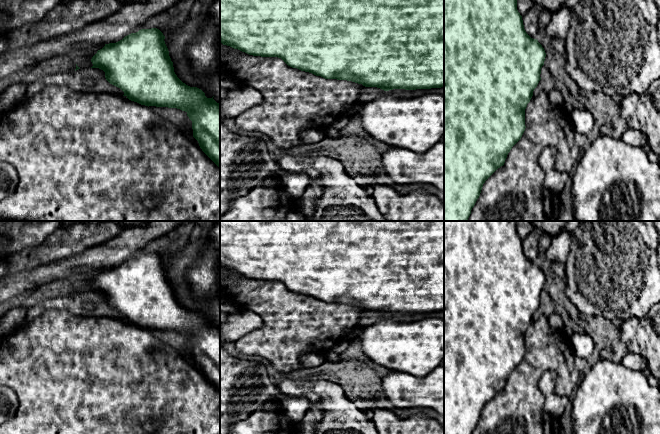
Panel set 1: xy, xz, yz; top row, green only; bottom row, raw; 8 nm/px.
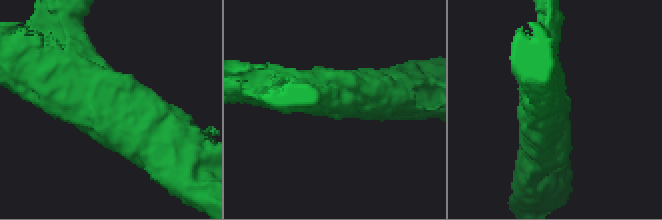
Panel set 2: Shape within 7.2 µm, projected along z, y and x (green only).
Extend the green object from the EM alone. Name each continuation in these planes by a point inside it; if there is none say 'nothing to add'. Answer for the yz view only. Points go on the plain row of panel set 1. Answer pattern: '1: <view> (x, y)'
nothing to add

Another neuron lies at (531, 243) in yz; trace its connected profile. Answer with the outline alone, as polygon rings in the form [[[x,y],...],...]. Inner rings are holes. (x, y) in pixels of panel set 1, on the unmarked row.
[[[534,229],[523,241],[523,249],[526,257],[533,263],[538,262],[539,256],[539,239],[541,236],[539,229]]]

